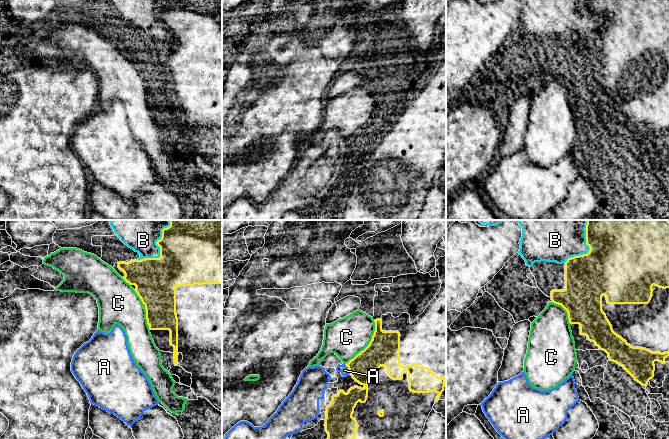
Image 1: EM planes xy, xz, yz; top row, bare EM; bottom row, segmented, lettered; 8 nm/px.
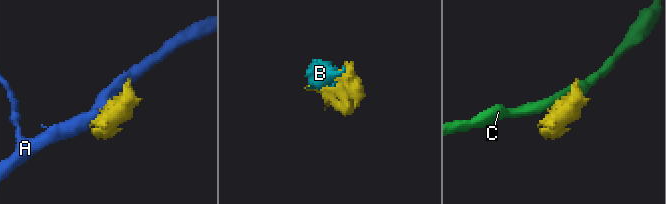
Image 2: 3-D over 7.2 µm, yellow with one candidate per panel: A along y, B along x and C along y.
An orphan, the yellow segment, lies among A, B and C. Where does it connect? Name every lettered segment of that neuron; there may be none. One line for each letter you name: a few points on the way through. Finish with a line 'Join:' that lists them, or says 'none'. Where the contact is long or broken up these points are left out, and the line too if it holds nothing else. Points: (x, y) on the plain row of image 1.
Join: none

